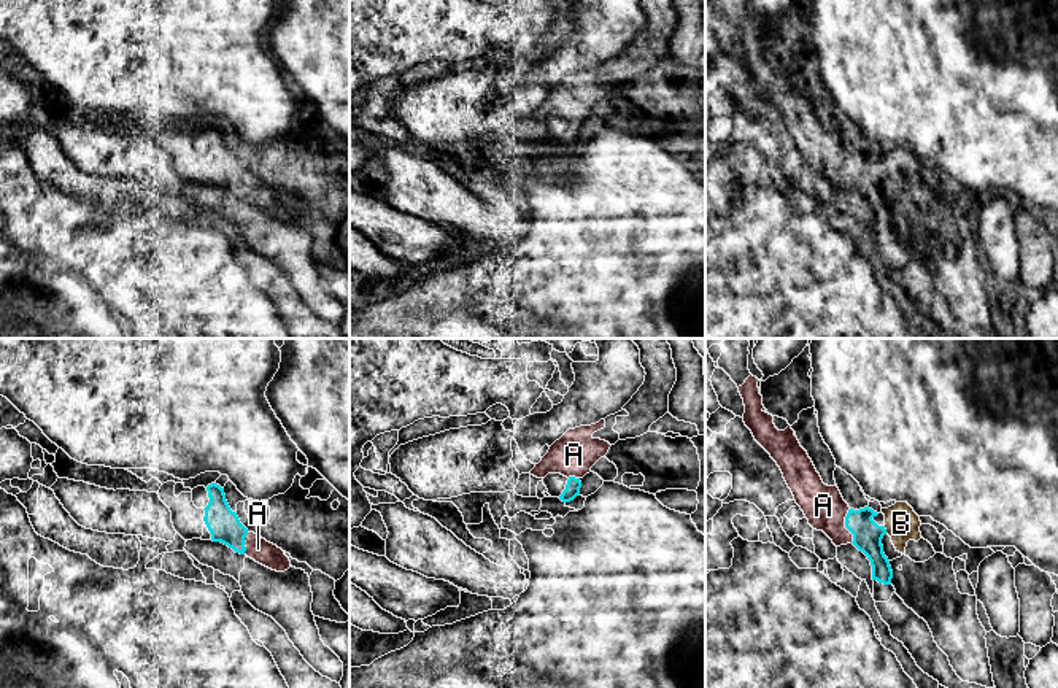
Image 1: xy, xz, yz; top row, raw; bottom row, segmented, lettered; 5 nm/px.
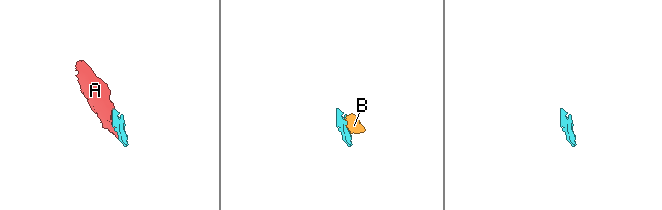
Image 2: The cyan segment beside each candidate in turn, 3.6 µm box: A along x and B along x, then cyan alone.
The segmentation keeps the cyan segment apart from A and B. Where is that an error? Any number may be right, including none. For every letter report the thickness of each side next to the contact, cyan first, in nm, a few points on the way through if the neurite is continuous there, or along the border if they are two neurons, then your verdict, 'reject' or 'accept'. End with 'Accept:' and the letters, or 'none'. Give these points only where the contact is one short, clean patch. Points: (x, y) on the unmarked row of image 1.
A: 150/220 nm | accept
B: 150/170 nm | accept
Accept: A, B

